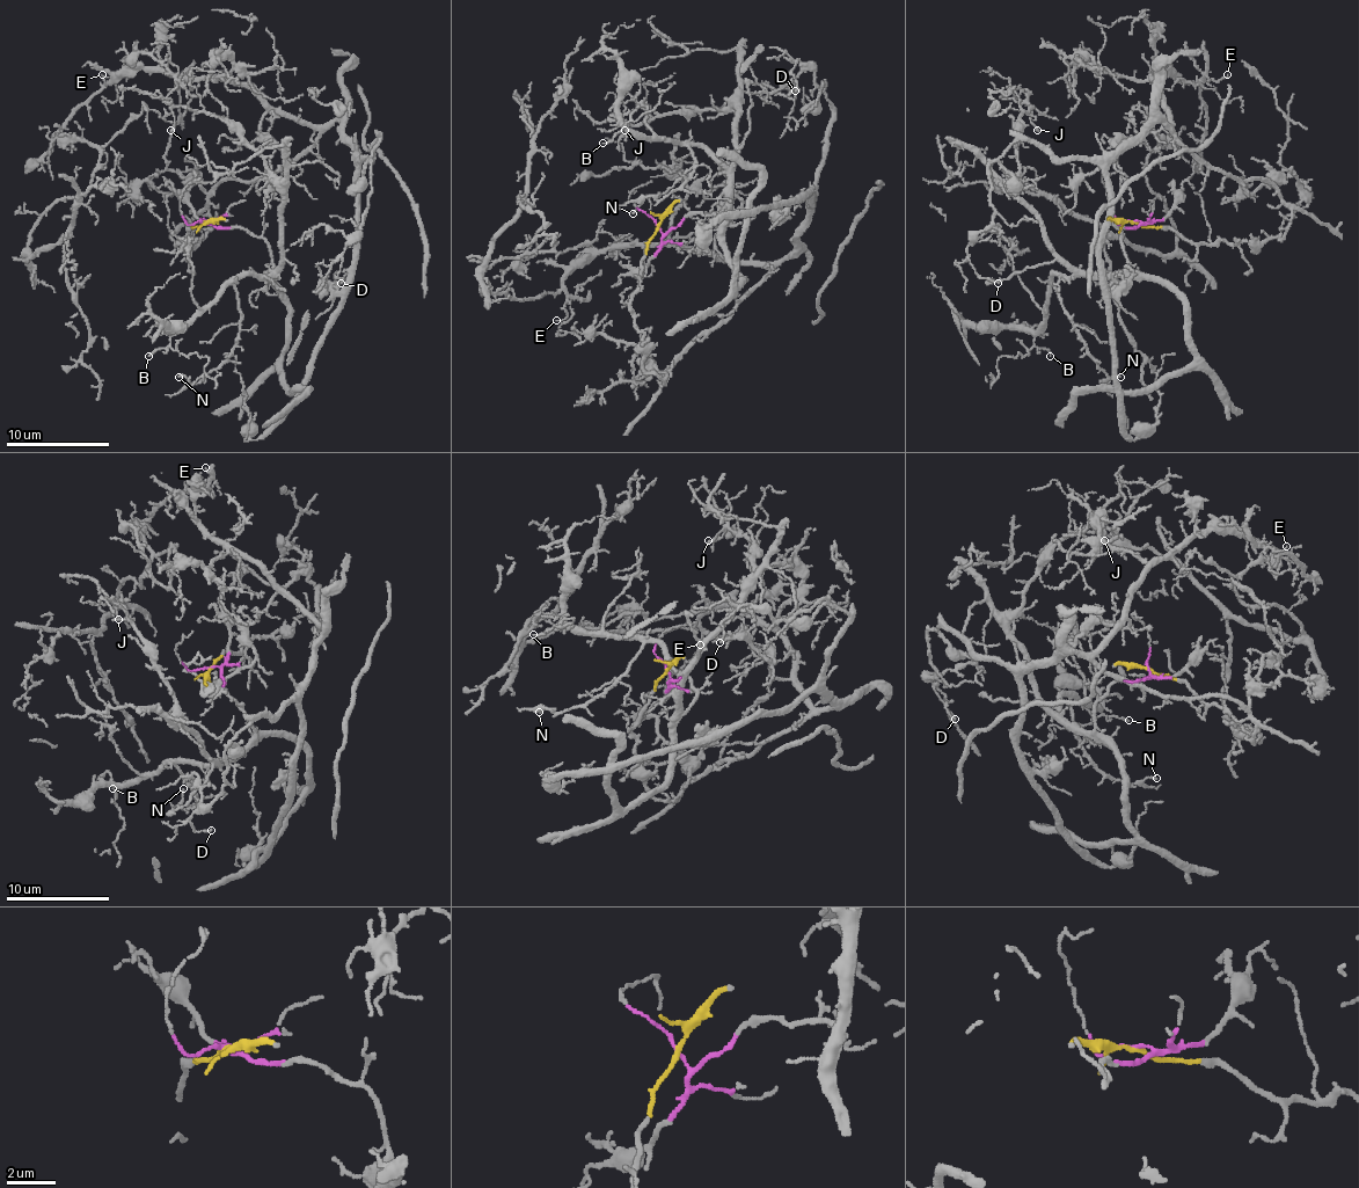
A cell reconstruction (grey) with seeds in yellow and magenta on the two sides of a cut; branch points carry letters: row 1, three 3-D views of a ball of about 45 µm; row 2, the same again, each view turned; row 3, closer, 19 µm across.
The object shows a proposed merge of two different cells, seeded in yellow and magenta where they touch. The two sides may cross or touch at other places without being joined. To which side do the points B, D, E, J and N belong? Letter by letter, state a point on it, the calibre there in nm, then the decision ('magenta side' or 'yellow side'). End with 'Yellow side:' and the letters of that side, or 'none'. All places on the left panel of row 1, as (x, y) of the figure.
B: at (148, 356); 120 nm thick; magenta side
D: at (341, 283); 100 nm thick; yellow side
E: at (102, 74); 90 nm thick; yellow side
J: at (170, 130); 130 nm thick; magenta side
N: at (178, 377); 120 nm thick; magenta side
Yellow side: D, E

